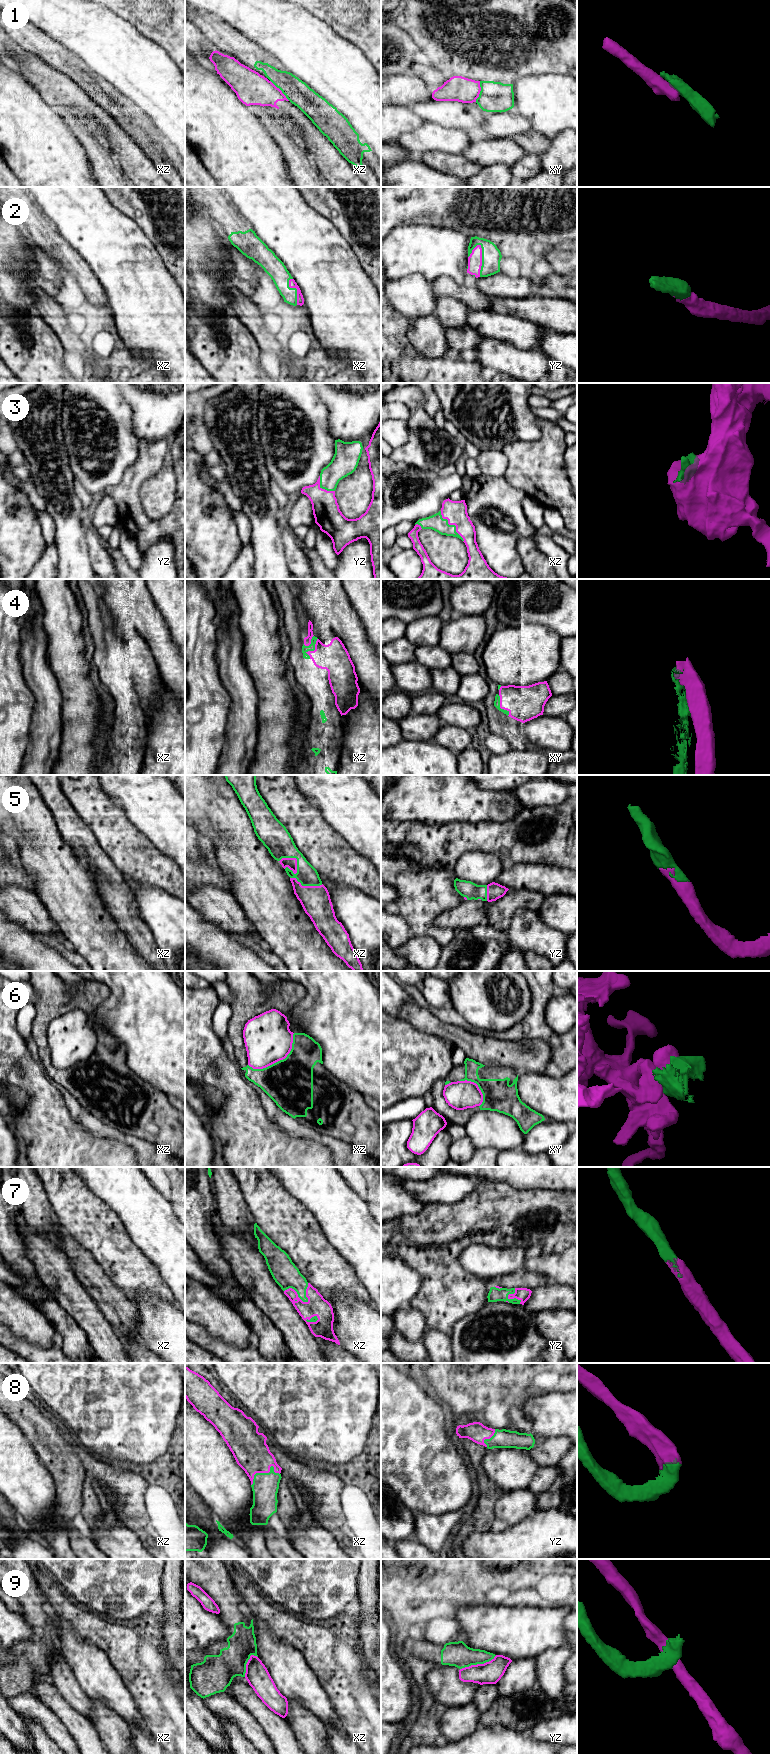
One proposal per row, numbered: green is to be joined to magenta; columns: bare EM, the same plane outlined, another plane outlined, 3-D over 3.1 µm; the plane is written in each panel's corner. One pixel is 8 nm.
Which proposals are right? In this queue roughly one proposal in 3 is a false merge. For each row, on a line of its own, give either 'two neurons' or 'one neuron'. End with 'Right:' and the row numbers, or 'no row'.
1: two neurons
2: one neuron
3: one neuron
4: one neuron
5: one neuron
6: two neurons
7: one neuron
8: one neuron
9: two neurons
Right: 2, 3, 4, 5, 7, 8

